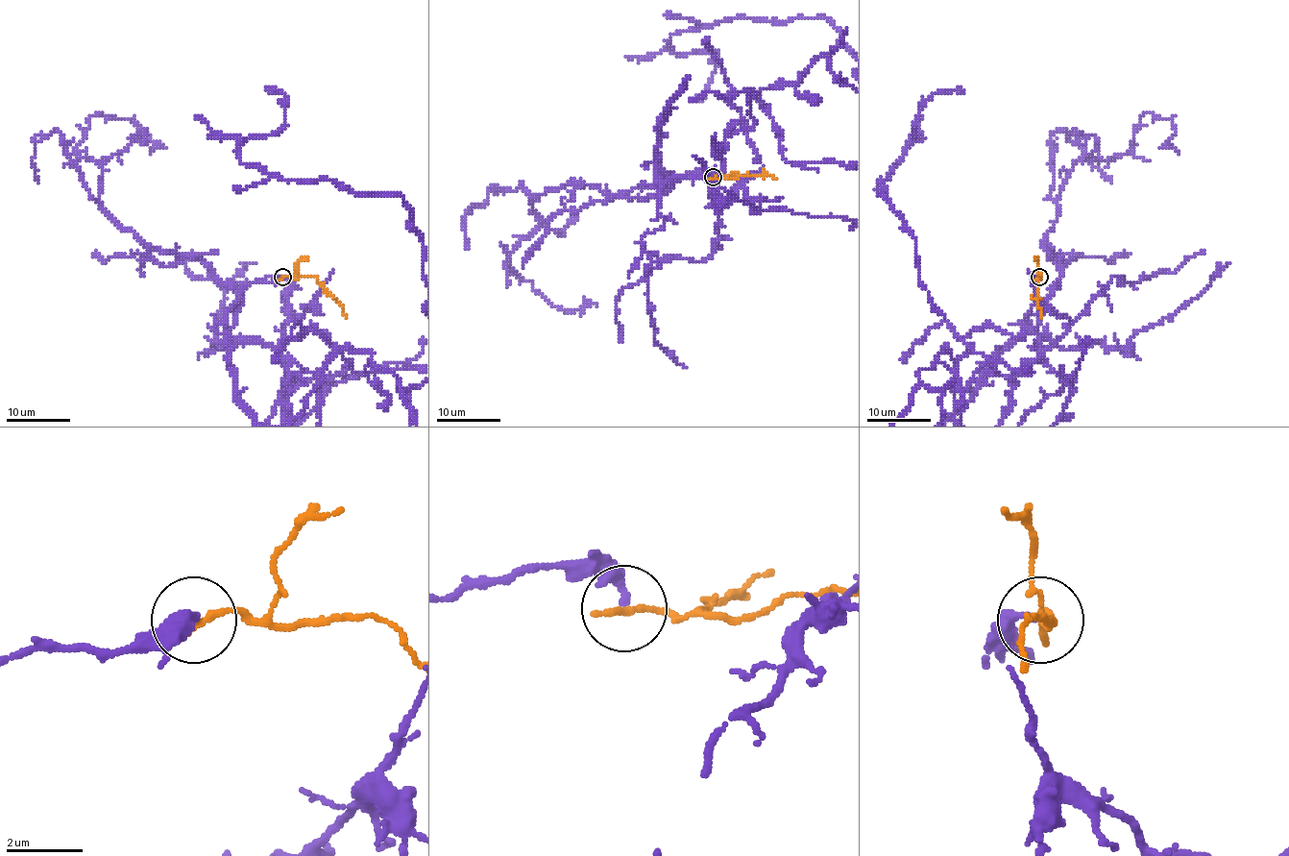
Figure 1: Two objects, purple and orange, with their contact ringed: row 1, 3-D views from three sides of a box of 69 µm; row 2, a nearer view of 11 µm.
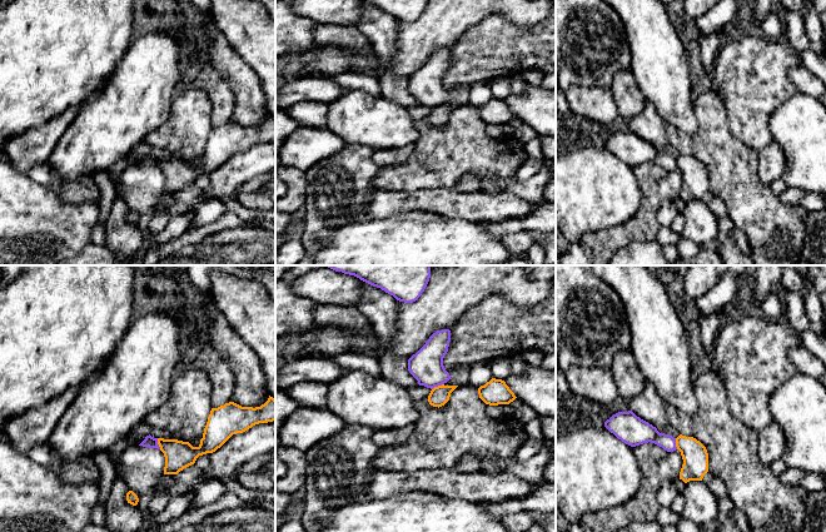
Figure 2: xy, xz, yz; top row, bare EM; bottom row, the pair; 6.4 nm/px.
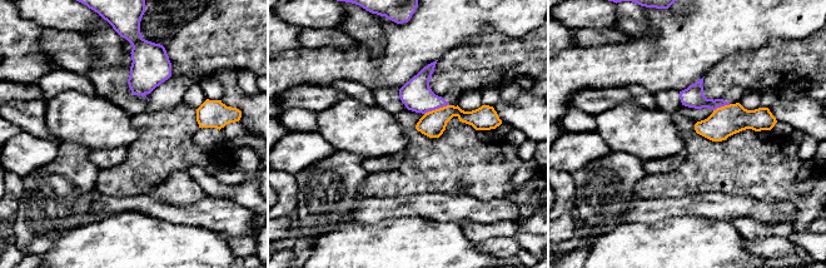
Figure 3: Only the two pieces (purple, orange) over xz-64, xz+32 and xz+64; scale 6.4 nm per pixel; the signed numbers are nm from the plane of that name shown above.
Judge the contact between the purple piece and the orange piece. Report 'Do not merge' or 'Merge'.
Do not merge

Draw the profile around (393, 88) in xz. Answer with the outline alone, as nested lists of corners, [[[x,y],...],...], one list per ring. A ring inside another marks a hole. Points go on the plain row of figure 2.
[[[384,71],[380,76],[380,86],[383,96],[395,101],[404,108],[418,105],[418,100],[408,90],[408,79]]]

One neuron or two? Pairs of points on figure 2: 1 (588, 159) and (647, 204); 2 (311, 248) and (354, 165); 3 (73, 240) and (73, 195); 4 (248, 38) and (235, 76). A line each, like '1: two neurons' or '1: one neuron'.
1: two neurons
2: one neuron
3: two neurons
4: two neurons

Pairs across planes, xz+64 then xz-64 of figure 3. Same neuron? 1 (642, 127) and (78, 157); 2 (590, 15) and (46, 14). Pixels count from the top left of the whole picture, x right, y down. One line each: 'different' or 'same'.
1: different
2: same

